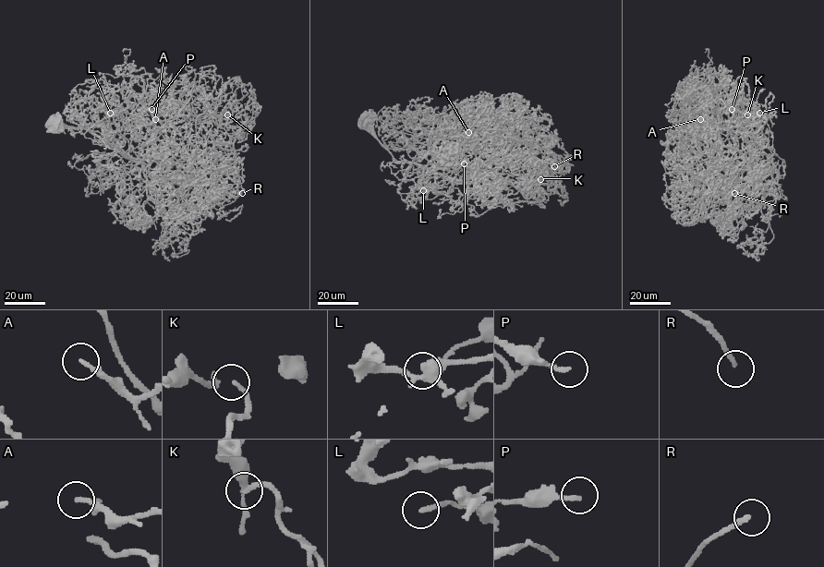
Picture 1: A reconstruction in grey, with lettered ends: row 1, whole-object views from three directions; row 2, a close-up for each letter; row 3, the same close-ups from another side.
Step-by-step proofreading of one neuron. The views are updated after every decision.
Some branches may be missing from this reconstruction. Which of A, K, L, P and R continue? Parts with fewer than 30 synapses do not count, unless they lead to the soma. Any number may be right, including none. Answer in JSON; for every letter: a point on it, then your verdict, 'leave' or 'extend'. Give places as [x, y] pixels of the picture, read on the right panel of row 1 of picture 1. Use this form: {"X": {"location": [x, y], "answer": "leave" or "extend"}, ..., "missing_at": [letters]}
{"A": {"location": [700, 119], "answer": "leave"}, "K": {"location": [747, 114], "answer": "extend"}, "L": {"location": [759, 113], "answer": "leave"}, "P": {"location": [732, 109], "answer": "leave"}, "R": {"location": [734, 193], "answer": "extend"}, "missing_at": ["K", "R"]}

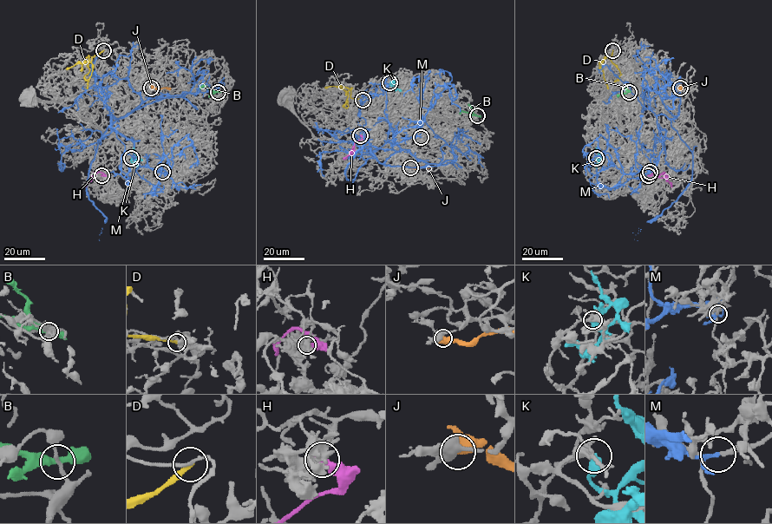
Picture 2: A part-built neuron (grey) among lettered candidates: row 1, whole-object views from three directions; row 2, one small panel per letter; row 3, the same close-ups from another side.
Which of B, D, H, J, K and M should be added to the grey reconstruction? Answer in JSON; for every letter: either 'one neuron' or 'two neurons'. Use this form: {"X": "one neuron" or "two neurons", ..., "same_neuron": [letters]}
{"B": "two neurons", "D": "two neurons", "H": "two neurons", "J": "two neurons", "K": "two neurons", "M": "two neurons", "same_neuron": []}

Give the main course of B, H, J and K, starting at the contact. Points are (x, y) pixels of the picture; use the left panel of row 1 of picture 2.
B: (218, 92), (205, 86), (199, 89)
H: (101, 175), (98, 172), (84, 186)
J: (151, 88), (171, 88)
K: (131, 158), (133, 162), (137, 158), (133, 147)

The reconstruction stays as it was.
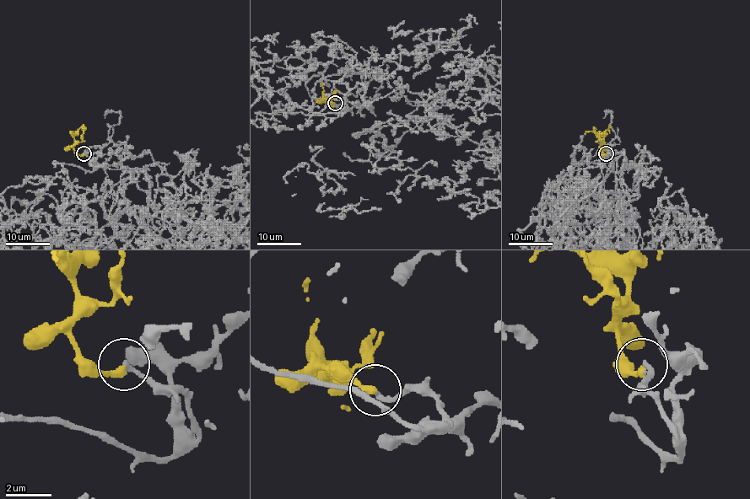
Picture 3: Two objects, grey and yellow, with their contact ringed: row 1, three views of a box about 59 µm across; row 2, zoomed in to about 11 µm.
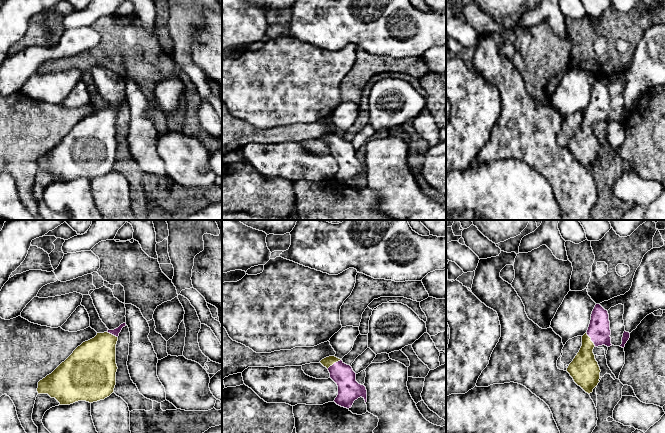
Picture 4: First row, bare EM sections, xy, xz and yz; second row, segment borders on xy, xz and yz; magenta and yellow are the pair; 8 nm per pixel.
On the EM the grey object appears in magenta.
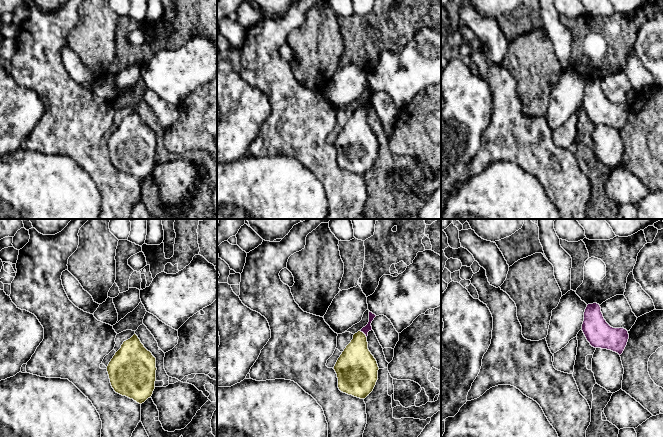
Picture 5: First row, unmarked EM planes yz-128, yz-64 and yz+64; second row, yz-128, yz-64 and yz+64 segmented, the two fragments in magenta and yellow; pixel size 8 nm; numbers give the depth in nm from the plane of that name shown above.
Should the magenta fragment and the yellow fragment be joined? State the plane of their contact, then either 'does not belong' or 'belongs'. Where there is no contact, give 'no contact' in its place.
meets magenta in yz; belongs

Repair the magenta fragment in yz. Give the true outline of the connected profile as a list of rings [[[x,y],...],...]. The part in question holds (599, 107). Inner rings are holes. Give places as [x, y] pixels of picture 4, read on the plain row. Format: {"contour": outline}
{"contour": [[[596,80],[587,108],[582,112],[582,122],[567,144],[574,158],[590,170],[600,158],[600,143],[595,135],[593,125],[611,120],[611,106],[608,87]]]}

